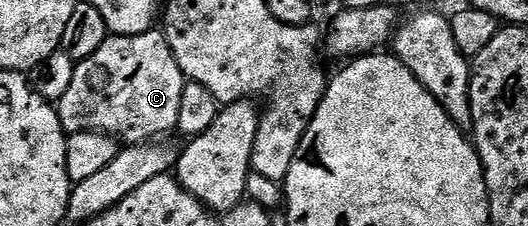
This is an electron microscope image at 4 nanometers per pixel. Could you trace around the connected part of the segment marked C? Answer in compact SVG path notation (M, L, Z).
M161 29L136 36L107 37L96 52L75 65L72 85L56 103L62 129L67 135L99 130L126 144L161 139L178 124L180 95L188 81L182 74L184 67L176 60Z

